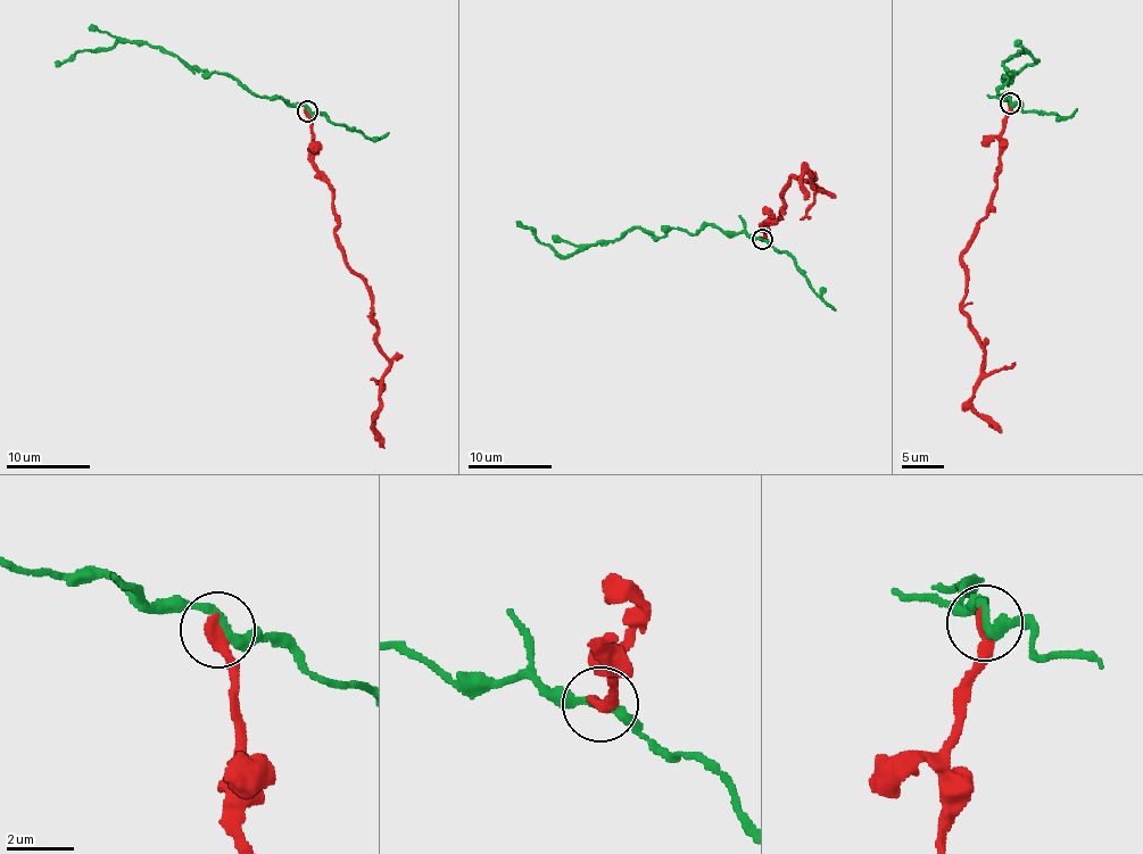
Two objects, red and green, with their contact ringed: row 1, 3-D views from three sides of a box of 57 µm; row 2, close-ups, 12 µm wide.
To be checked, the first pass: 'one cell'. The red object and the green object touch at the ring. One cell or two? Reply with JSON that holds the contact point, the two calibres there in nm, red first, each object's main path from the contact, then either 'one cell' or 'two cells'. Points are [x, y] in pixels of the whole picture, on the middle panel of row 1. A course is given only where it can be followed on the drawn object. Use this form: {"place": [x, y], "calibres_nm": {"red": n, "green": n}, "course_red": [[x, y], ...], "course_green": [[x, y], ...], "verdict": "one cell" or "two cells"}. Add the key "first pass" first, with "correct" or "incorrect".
{"first pass": "incorrect", "place": [762, 239], "calibres_nm": {"red": 400, "green": 240}, "course_red": [[761, 238], [762, 224], [781, 218], [791, 177], [811, 173], [821, 192], [806, 172], [808, 198]], "course_green": [[761, 238], [706, 224], [694, 234], [669, 229], [653, 238], [637, 226], [614, 241], [560, 256], [516, 221]], "verdict": "two cells"}

